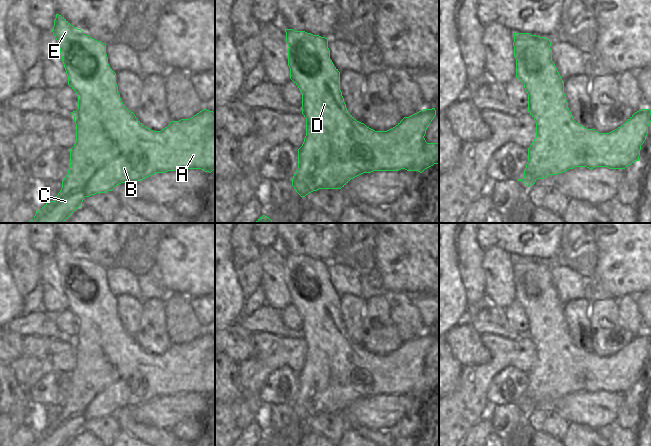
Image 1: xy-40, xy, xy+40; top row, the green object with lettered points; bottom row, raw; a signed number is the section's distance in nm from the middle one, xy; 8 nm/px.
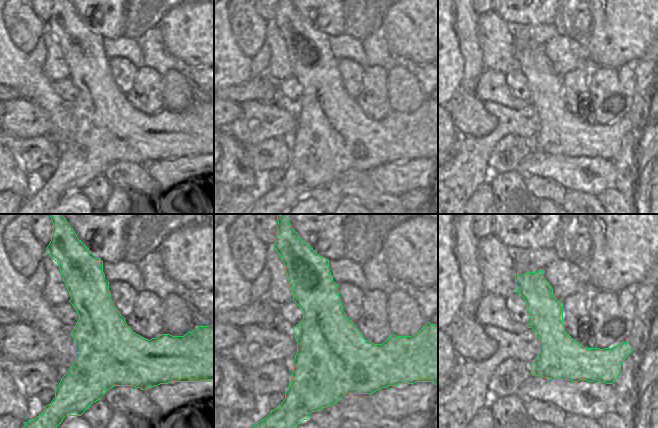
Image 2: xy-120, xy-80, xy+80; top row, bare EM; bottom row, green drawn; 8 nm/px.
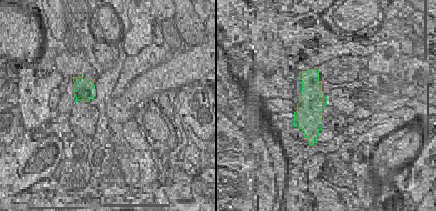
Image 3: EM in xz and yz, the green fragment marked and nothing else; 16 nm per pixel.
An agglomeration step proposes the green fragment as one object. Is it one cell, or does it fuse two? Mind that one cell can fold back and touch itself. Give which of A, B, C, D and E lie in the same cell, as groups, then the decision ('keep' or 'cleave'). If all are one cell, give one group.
groups A B C D E; keep

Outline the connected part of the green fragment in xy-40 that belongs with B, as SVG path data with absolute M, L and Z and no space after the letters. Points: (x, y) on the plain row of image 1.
M56 238L51 254L60 272L68 309L78 320L78 333L70 337L76 348L76 366L70 373L70 392L56 424L48 425L29 446L64 446L82 430L85 421L112 415L121 407L135 407L155 397L177 393L201 393L211 397L215 393L215 336L203 333L189 343L171 345L161 355L153 355L124 330L116 308L116 297L108 288L104 267L85 259L59 238Z

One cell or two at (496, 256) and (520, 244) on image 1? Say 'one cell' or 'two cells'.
two cells

